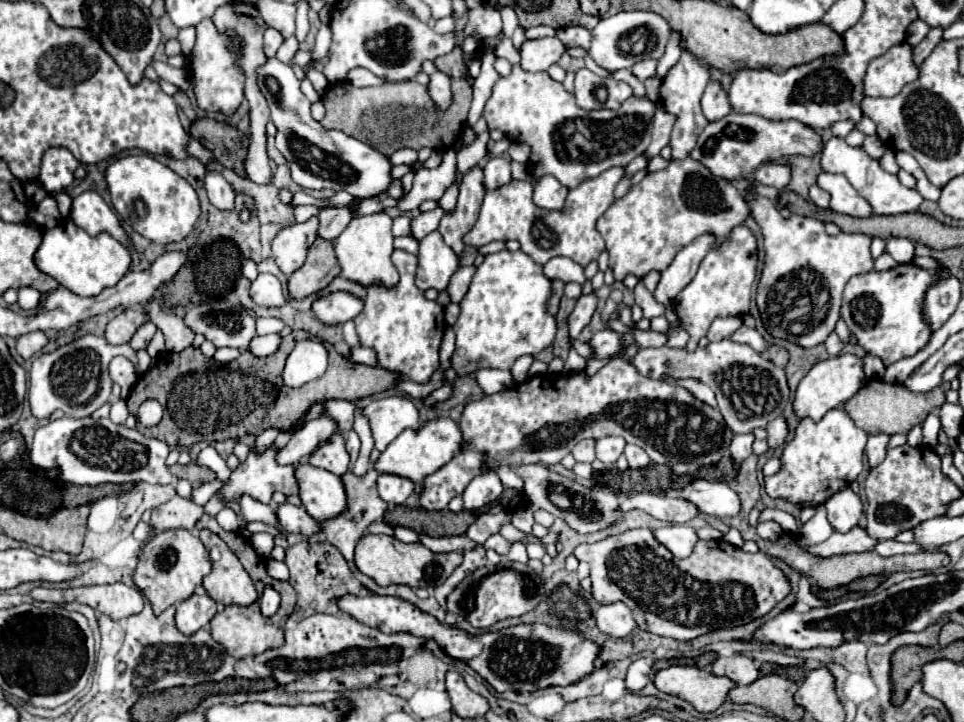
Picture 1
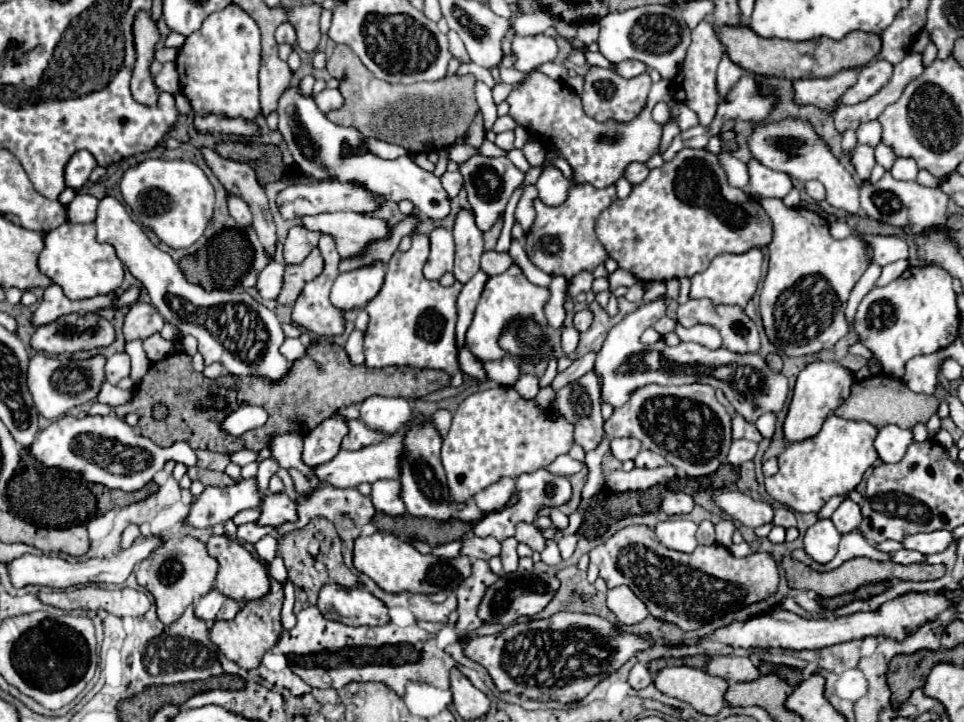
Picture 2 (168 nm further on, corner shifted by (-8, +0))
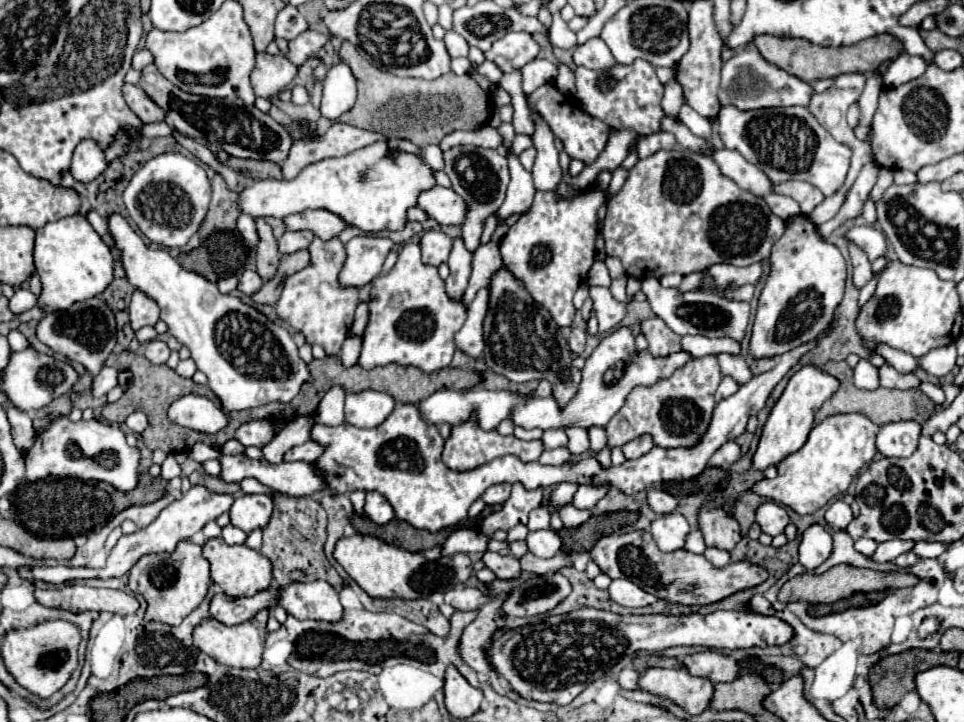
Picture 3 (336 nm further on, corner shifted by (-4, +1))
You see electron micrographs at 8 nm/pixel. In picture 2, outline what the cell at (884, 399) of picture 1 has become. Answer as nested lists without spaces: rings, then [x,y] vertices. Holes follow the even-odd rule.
[[[877,373],[863,381],[855,381],[851,387],[851,397],[843,405],[839,405],[833,413],[843,419],[869,421],[871,425],[875,425],[879,429],[889,423],[911,429],[915,423],[927,423],[929,417],[937,413],[937,407],[939,407],[939,399],[935,395],[913,393],[901,379],[893,379],[889,375]]]

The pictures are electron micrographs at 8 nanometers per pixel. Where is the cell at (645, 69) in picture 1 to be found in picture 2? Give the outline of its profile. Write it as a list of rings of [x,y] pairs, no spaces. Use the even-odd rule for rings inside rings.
[[[623,61],[623,63],[613,63],[613,69],[615,69],[615,73],[619,73],[621,77],[637,77],[637,75],[641,75],[643,71],[647,71],[647,67],[643,65],[643,63],[639,63],[639,61]]]

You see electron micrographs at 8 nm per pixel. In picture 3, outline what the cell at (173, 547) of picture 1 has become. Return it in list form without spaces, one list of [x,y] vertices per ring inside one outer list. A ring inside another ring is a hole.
[[[181,540],[169,554],[147,554],[129,570],[129,588],[135,594],[143,594],[149,604],[145,620],[155,620],[171,626],[177,626],[191,610],[203,602],[209,584],[209,562],[203,558],[201,546],[193,544],[191,540]]]

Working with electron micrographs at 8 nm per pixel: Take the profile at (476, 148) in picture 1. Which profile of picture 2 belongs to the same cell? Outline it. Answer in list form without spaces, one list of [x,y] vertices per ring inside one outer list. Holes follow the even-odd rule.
[[[507,114],[497,118],[492,130],[497,134],[503,131],[514,130],[516,126],[517,123]]]

